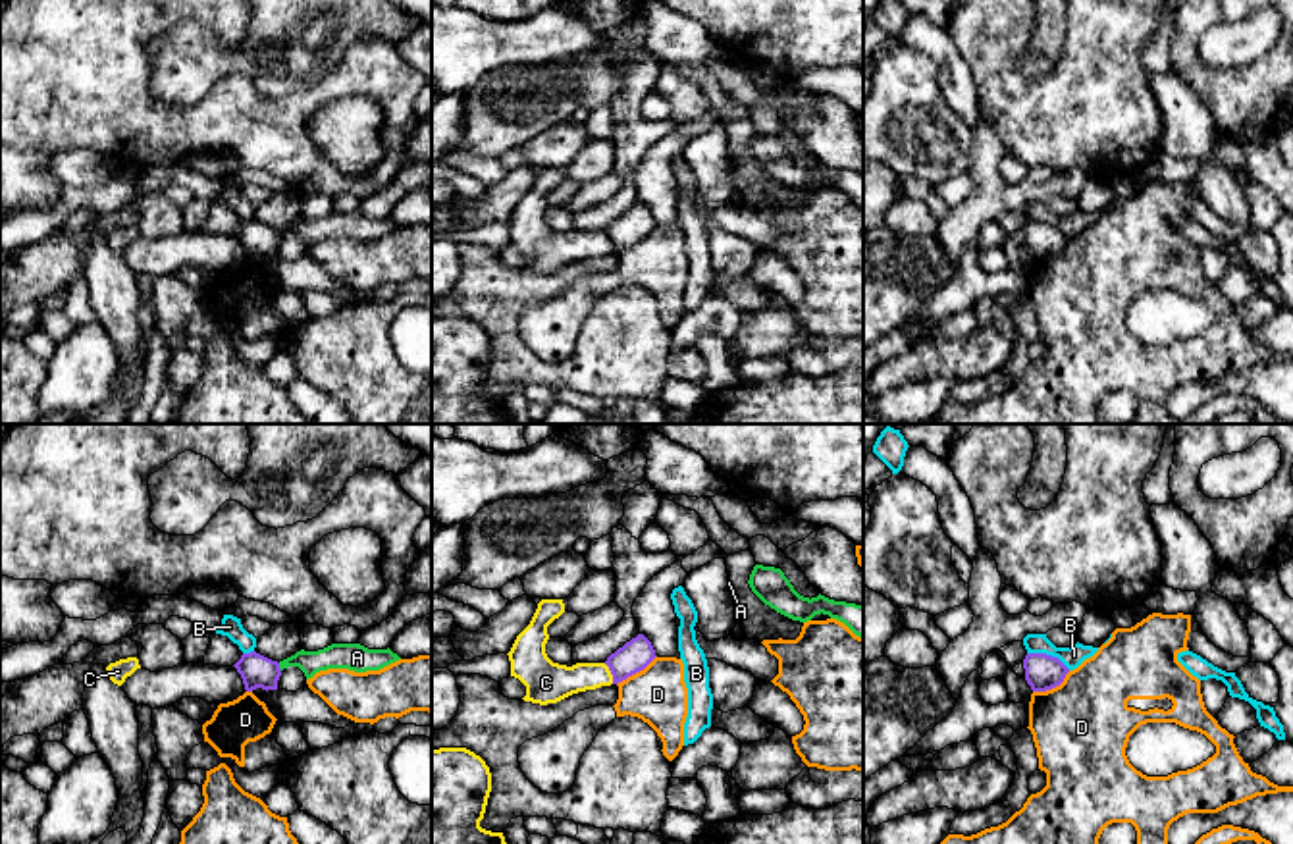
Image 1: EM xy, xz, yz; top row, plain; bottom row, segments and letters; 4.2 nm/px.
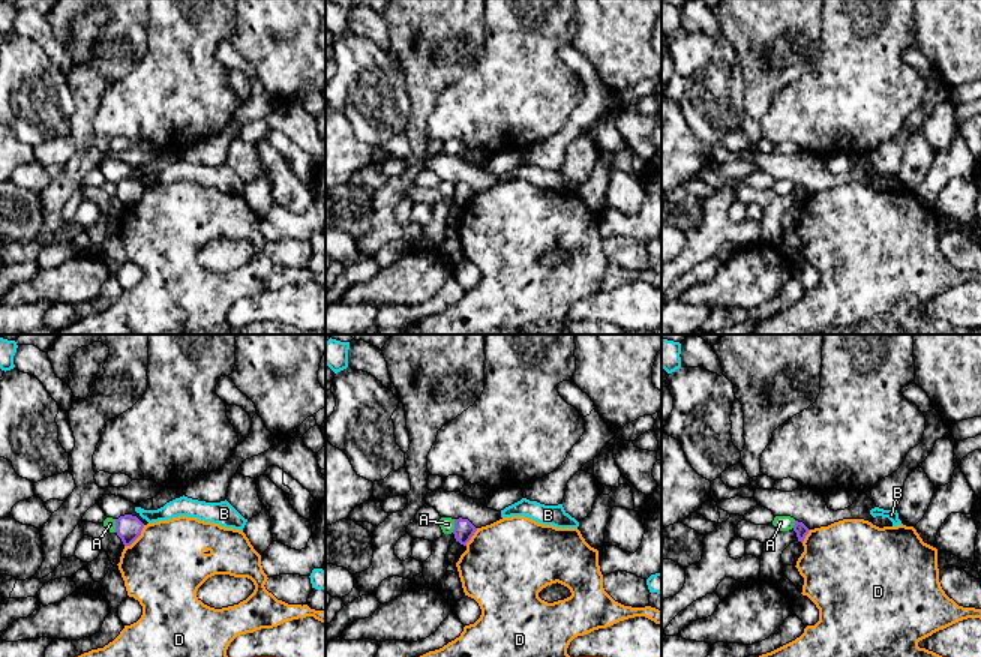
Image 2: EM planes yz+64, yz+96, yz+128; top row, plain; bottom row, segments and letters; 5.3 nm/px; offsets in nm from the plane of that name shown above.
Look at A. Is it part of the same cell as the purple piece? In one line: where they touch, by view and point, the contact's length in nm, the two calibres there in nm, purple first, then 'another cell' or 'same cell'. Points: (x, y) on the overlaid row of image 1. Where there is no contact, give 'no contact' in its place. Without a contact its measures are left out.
xy (278, 667) | 40 nm | 140/110 nm | another cell

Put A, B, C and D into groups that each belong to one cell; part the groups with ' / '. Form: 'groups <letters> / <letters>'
groups A / B / C / D

